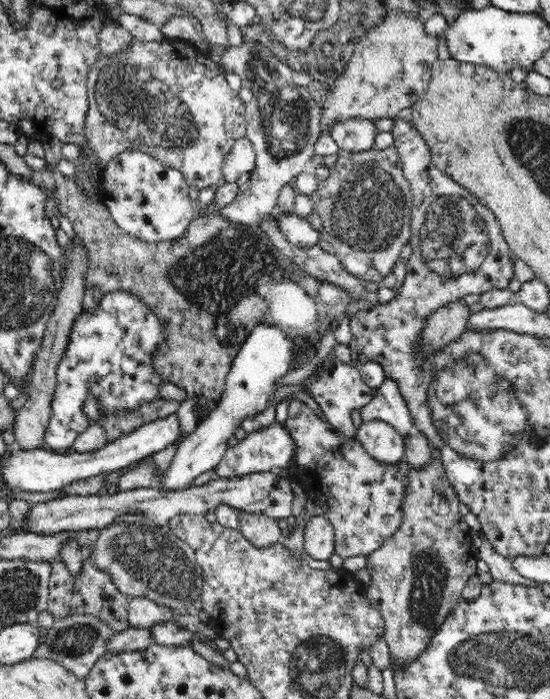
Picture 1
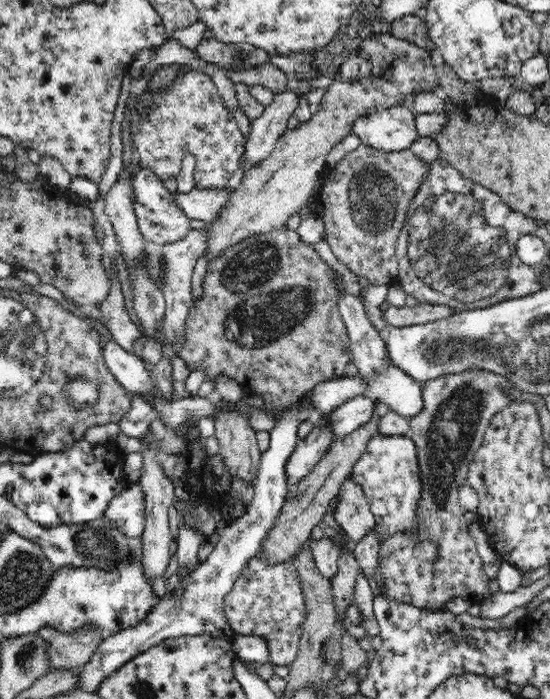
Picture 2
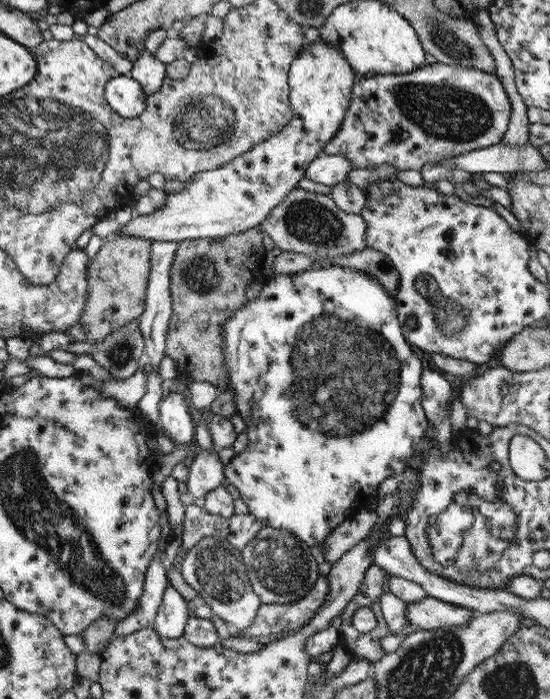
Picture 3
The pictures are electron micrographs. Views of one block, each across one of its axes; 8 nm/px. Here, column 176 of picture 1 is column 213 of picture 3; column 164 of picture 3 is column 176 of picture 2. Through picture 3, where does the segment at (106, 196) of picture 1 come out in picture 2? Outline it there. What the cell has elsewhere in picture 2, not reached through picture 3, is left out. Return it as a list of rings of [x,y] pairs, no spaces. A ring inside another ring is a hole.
[[[138,167],[133,172],[131,186],[134,191],[134,213],[138,220],[138,227],[143,237],[156,244],[168,244],[178,242],[190,233],[190,219],[176,205],[172,193],[165,187],[160,177],[146,167]]]

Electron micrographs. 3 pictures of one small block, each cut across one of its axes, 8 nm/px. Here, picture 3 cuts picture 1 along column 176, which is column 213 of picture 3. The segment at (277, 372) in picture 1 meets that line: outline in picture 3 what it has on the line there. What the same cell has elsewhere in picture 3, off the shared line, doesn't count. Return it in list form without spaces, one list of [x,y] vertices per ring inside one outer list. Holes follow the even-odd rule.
[[[200,448],[200,452],[194,456],[186,482],[188,494],[183,495],[187,503],[201,505],[208,492],[223,484],[224,465],[217,451],[218,448],[216,451]]]

